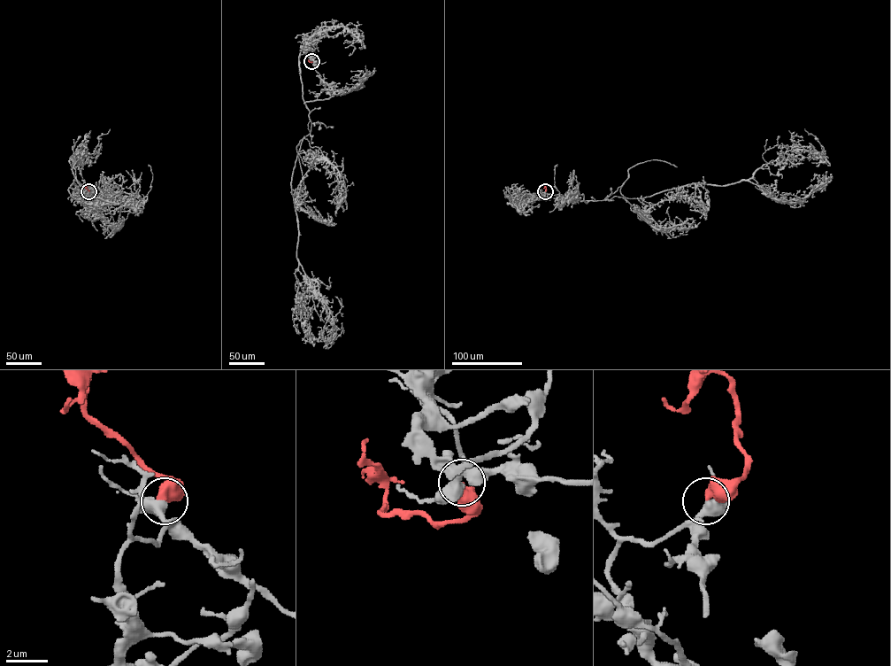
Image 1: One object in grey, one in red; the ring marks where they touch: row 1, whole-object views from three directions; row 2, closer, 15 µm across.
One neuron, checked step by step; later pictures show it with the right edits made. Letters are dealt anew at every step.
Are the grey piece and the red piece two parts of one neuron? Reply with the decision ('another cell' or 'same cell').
same cell

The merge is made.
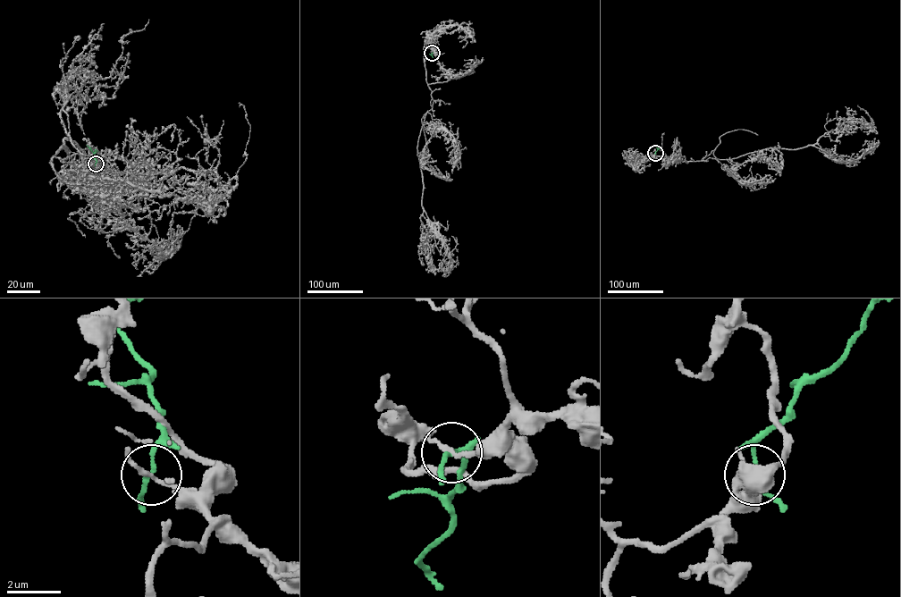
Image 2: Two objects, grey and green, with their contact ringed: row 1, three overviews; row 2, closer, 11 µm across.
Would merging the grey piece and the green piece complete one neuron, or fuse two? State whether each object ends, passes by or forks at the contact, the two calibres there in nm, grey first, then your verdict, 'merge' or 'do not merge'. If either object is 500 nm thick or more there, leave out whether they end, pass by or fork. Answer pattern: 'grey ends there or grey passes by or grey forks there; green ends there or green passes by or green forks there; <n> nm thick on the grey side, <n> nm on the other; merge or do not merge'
grey passes by; green passes by; 150 nm thick on the grey side, 140 nm on the other; do not merge

